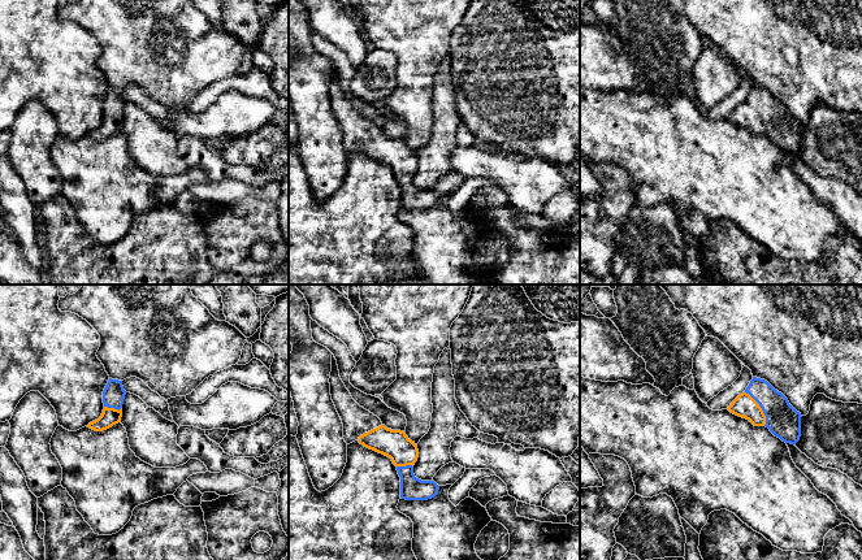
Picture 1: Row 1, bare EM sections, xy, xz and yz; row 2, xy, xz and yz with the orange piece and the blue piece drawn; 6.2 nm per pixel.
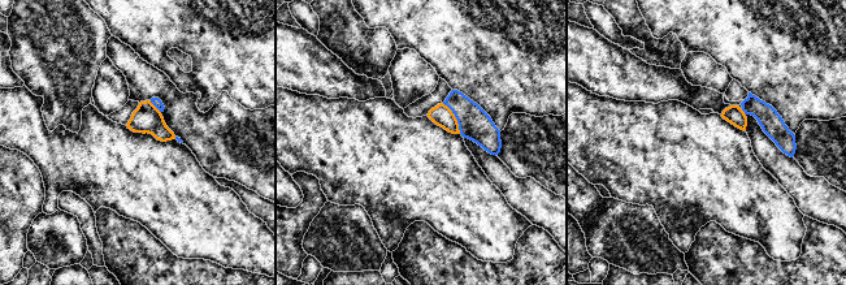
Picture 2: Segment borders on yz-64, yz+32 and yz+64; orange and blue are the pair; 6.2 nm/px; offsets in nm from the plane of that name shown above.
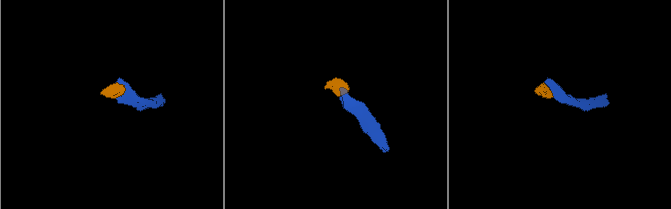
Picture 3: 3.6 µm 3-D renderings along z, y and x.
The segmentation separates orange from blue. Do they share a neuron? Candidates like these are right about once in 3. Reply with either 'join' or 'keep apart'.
join

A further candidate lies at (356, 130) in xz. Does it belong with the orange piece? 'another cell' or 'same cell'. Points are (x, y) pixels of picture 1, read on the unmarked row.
same cell

